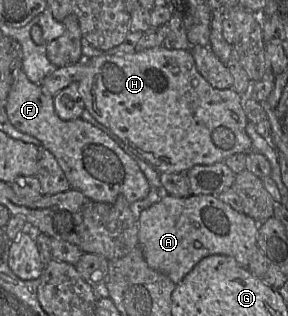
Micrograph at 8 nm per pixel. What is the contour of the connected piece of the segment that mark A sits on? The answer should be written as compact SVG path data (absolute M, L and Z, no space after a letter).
M165 194L158 202L141 212L138 227L139 247L142 249L148 266L167 276L176 285L200 260L210 255L230 256L242 268L247 268L252 253L258 248L259 224L251 217L235 211L228 204L211 195L190 195L187 198L177 198Z

